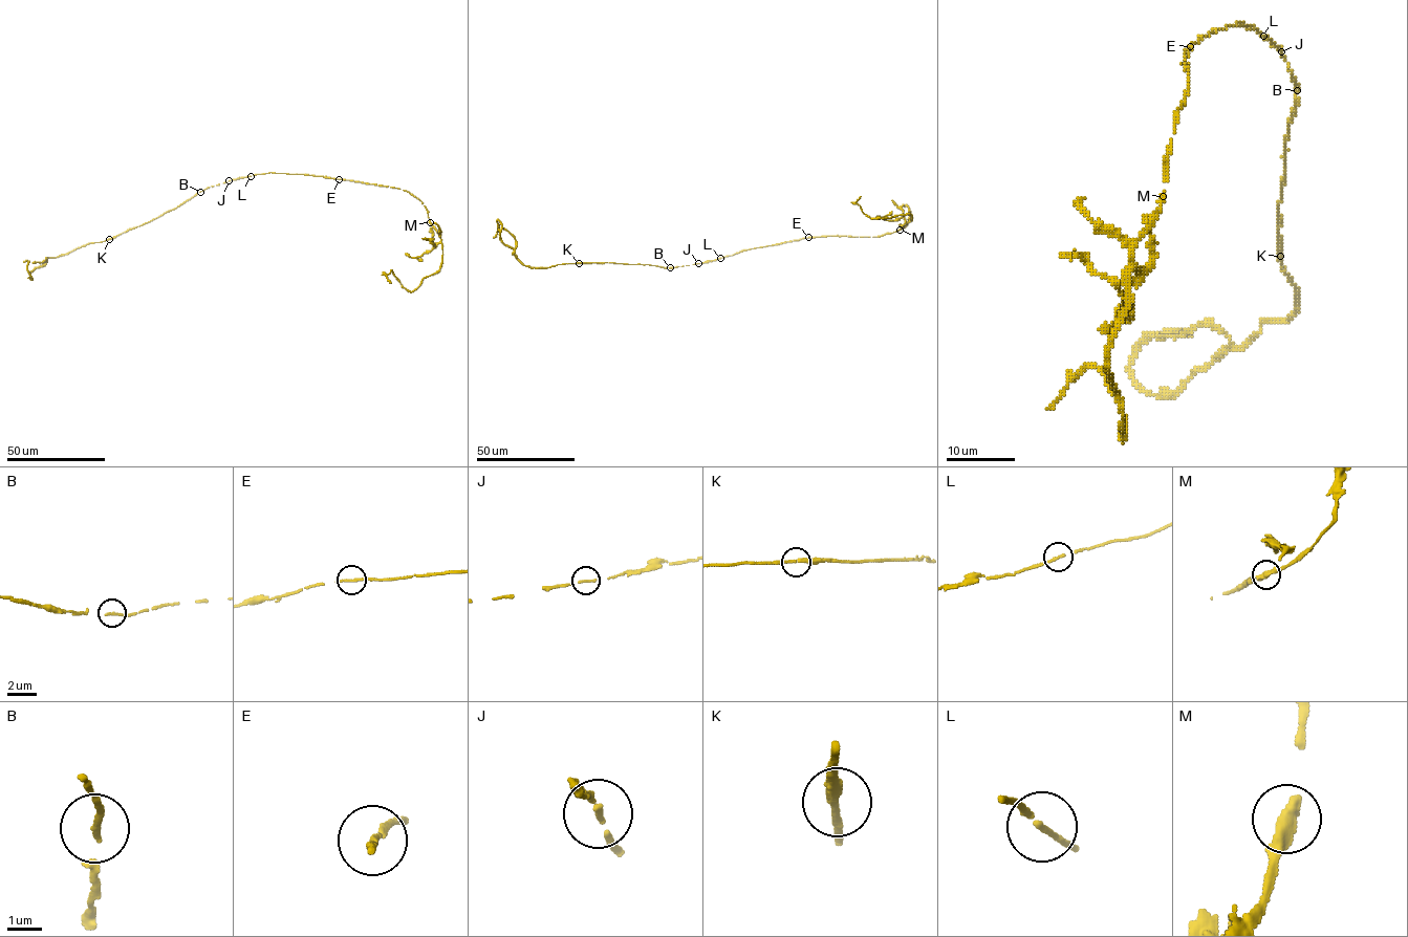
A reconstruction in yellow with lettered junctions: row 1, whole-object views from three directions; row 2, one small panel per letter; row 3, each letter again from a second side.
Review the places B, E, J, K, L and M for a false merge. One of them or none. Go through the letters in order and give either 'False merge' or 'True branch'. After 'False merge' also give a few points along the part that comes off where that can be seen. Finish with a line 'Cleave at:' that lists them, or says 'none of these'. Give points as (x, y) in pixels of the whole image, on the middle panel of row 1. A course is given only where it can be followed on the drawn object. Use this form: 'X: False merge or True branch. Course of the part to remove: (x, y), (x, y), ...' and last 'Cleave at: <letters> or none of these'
B: True branch
E: True branch
J: True branch
K: True branch
L: True branch
M: True branch
Cleave at: none of these

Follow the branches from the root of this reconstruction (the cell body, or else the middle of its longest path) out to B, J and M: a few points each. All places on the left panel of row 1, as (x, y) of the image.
B: (267, 173), (233, 179), (200, 192)
J: (267, 173), (229, 180)
M: (267, 173), (311, 175), (401, 189), (421, 202), (430, 221)

